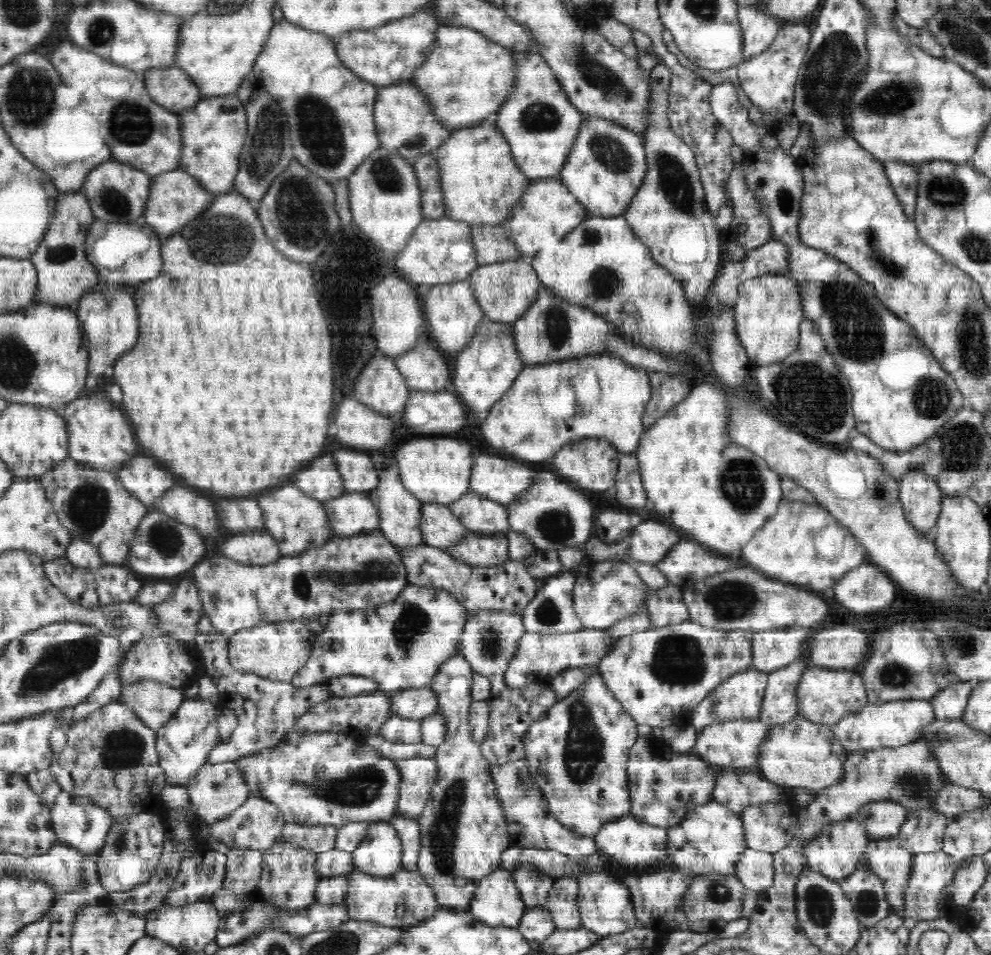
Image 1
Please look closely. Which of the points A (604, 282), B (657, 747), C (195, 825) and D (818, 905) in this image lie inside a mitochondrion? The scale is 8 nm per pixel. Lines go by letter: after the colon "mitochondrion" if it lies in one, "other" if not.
A: mitochondrion
B: other
C: other
D: mitochondrion

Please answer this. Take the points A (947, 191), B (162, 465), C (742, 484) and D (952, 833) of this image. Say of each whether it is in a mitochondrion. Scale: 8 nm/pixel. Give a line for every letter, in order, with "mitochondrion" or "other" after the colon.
A: mitochondrion
B: other
C: mitochondrion
D: other

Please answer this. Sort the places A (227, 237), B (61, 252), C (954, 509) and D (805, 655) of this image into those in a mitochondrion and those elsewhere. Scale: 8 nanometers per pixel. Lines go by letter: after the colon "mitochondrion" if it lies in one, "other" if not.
A: mitochondrion
B: mitochondrion
C: other
D: other

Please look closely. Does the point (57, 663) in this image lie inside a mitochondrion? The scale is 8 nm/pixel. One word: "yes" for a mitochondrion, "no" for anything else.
yes

